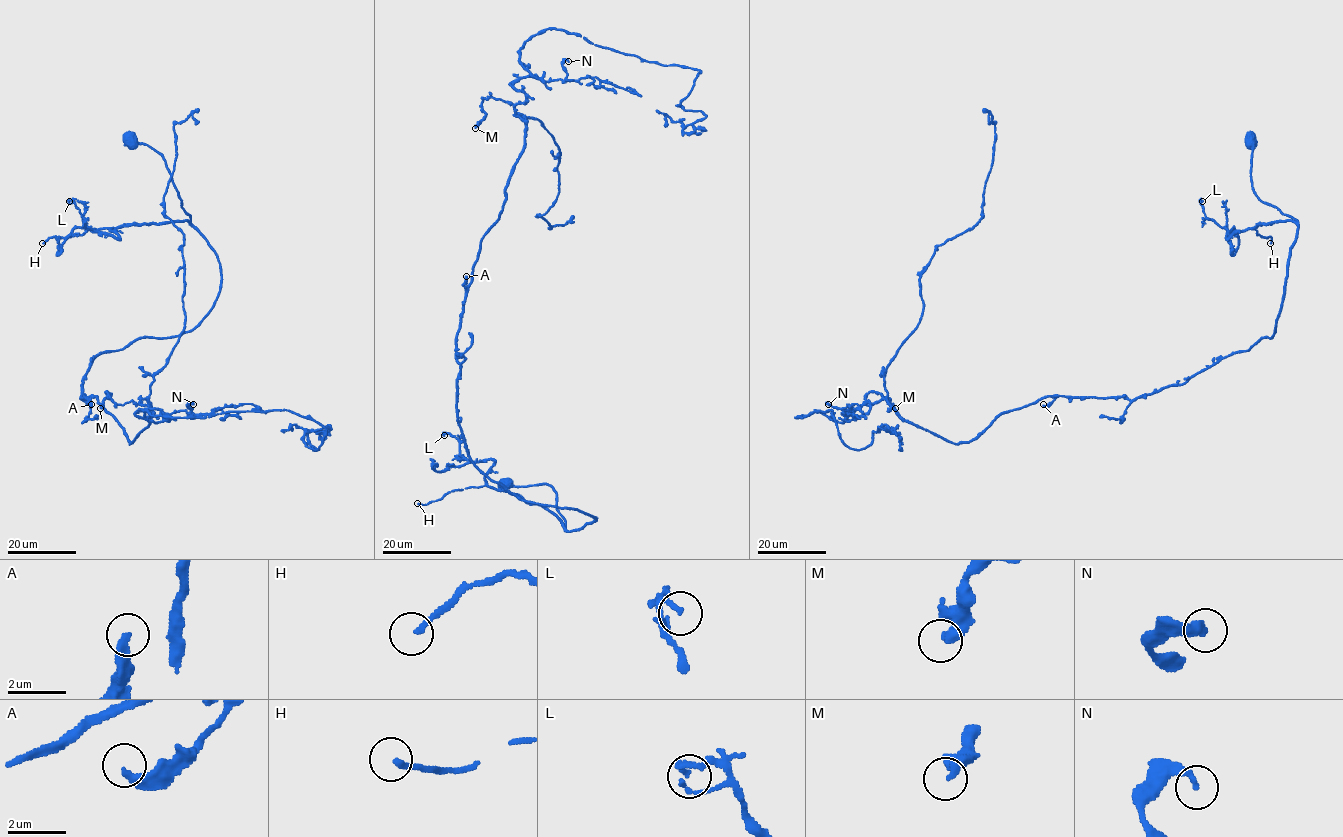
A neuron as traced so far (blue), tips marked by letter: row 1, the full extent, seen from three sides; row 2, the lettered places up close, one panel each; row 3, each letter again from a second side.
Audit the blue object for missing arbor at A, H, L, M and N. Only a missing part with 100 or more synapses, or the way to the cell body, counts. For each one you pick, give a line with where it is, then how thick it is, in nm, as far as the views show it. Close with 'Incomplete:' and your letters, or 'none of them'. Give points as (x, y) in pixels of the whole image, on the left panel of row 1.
Incomplete: none of them

